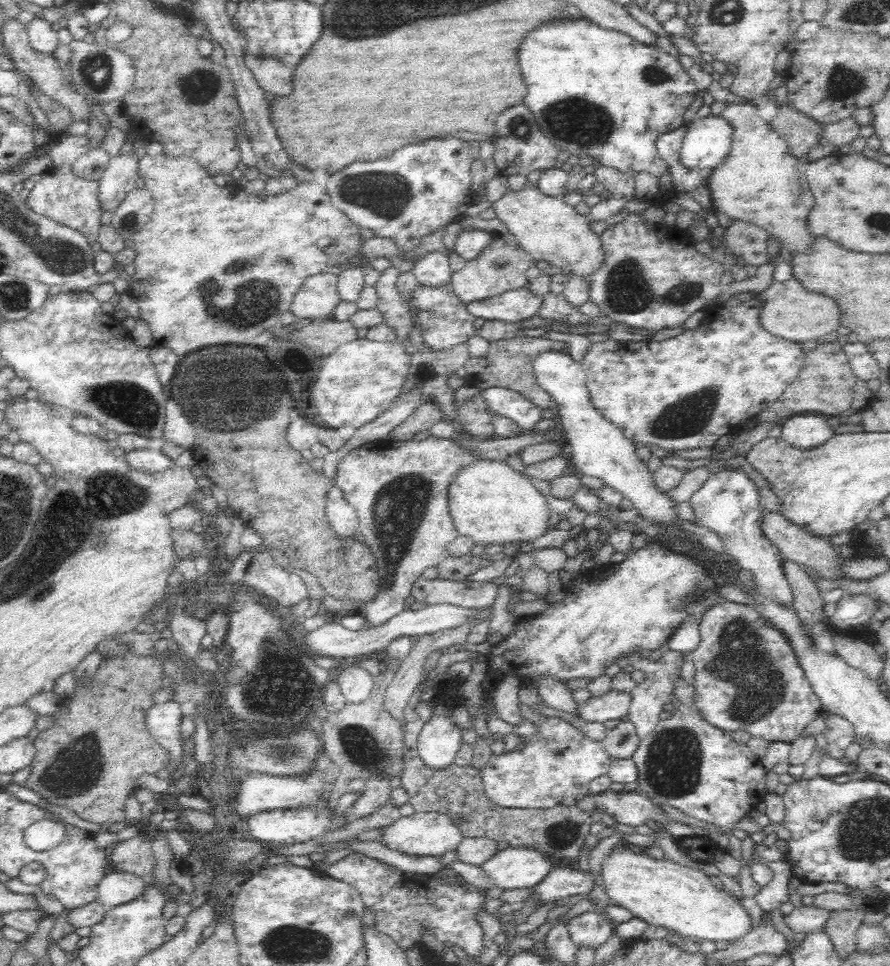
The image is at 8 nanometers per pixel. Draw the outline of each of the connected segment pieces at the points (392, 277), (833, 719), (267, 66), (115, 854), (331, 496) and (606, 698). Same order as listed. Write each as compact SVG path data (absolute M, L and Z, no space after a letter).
M394 267L386 268L380 272L379 278L373 284L377 294L376 310L384 315L383 323L396 331L399 343L408 338L411 328L409 303L396 287L400 274Z
M832 713L825 720L825 729L822 733L830 757L842 759L848 756L846 748L854 741L854 729L848 720Z
M245 52L245 65L269 98L292 94L293 70L280 61L256 57Z
M138 834L112 846L107 851L112 870L147 878L154 868L151 840Z
M332 485L327 496L326 514L332 530L338 537L355 537L356 534L352 536L352 532L357 530L355 509L348 505L338 486Z
M611 690L602 696L590 697L585 703L578 704L577 715L586 722L618 720L628 714L630 701L630 693Z

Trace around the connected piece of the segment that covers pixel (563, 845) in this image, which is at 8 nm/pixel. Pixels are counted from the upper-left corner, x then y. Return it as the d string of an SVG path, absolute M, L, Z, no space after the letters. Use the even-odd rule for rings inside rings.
M432 675L424 678L416 686L404 709L401 782L408 793L408 802L412 804L414 810L436 811L446 814L456 822L455 825L459 827L464 837L486 836L496 842L506 840L506 842L509 842L509 846L531 846L543 852L558 864L565 863L571 858L577 858L578 850L582 848L586 836L591 834L590 826L593 821L589 812L572 804L542 809L504 808L487 797L480 769L472 766L458 766L452 763L438 772L428 769L424 765L422 759L418 757L417 740L425 722L420 720L415 708L421 701L424 692L435 685ZM438 776L440 776L440 790L430 790L432 786L436 786Z

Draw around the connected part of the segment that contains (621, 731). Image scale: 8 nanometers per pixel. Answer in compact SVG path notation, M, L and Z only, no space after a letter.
M628 720L620 721L613 729L608 729L605 732L604 738L599 743L612 760L620 760L633 757L634 752L638 749L640 739L634 723Z

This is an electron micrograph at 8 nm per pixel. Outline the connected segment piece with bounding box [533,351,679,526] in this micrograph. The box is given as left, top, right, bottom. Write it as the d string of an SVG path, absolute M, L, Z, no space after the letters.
M566 352L542 353L534 359L533 373L536 384L556 403L556 426L561 430L564 441L572 447L572 462L580 471L580 476L599 478L605 486L632 501L633 509L644 518L660 526L678 520L675 503L654 485L653 473L638 459L634 443L624 436L620 427L614 426L613 422L596 410L585 385L585 370L580 362Z

